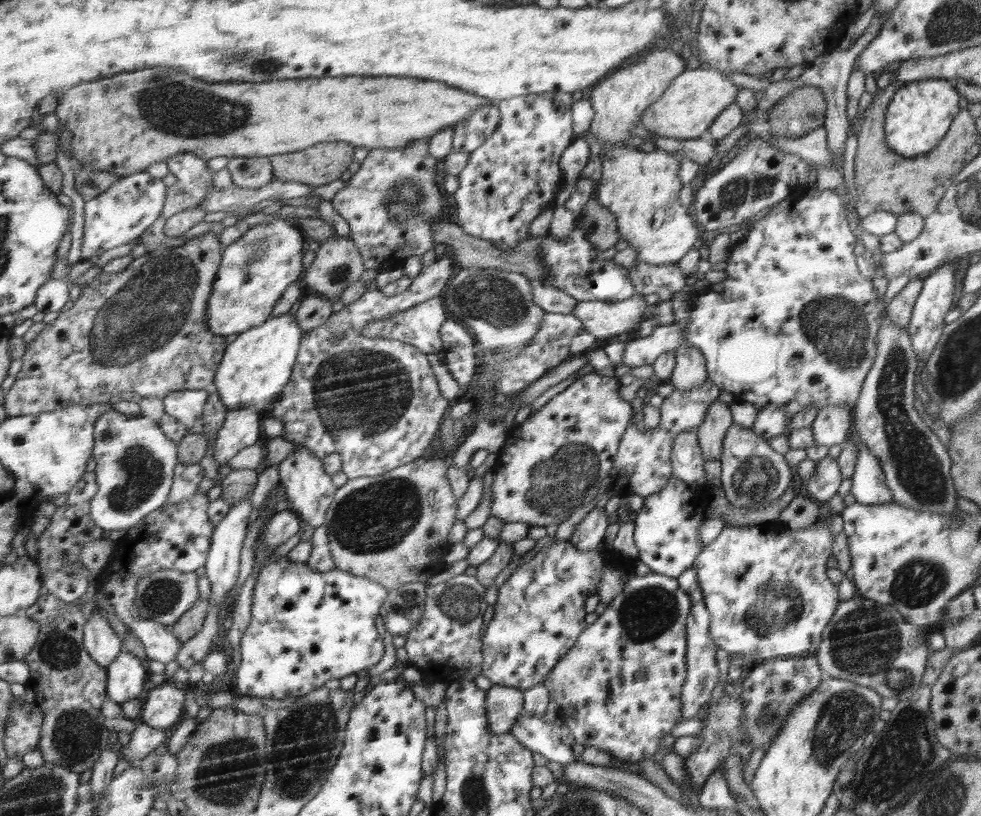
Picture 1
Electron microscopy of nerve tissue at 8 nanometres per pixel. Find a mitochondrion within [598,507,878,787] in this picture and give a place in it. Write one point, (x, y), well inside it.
(650, 611)

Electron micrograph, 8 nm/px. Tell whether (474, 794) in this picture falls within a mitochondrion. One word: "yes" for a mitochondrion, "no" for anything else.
yes

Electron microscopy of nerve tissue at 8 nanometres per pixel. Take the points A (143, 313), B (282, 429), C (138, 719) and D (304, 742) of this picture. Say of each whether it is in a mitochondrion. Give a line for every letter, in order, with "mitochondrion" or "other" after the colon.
A: mitochondrion
B: other
C: other
D: mitochondrion

